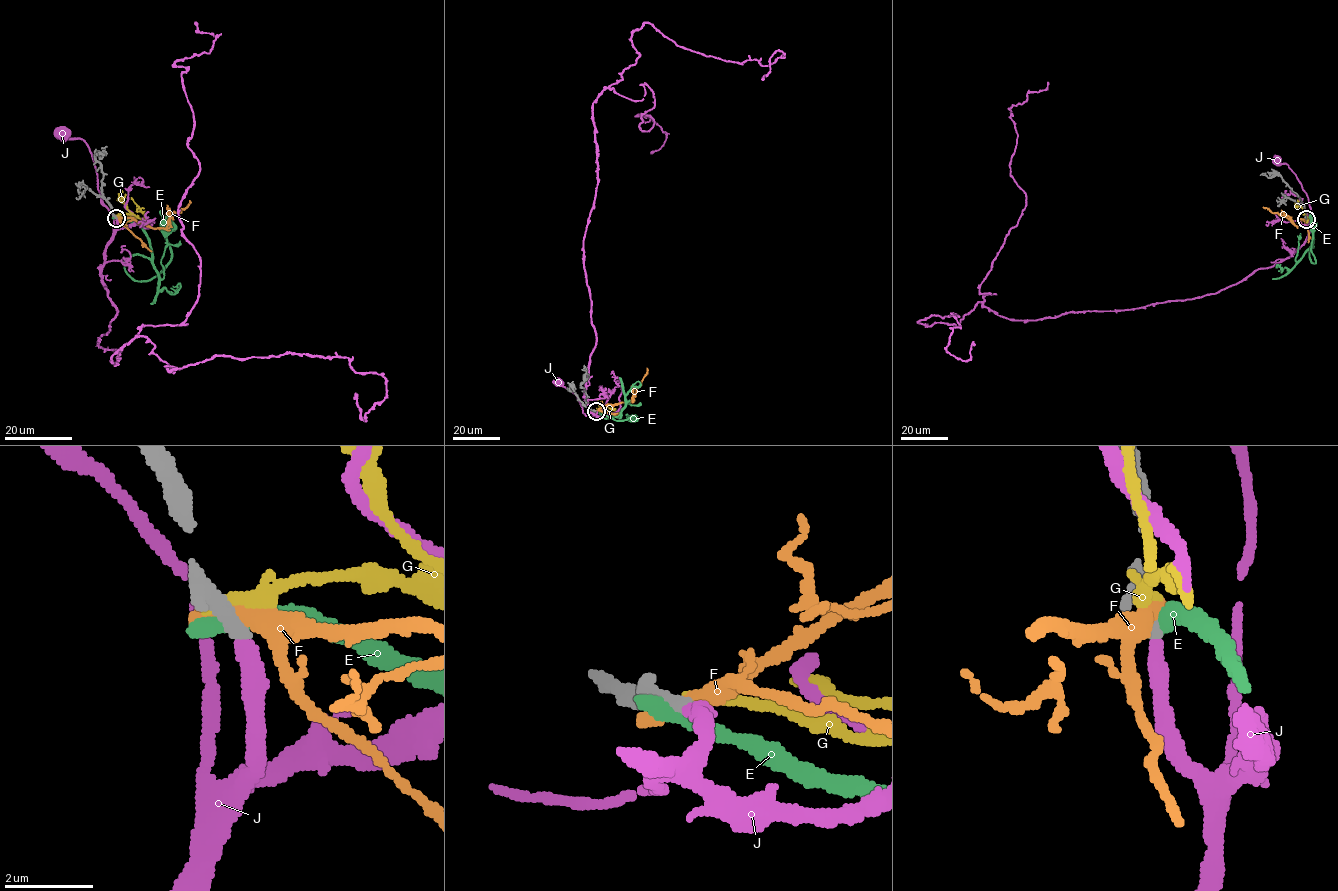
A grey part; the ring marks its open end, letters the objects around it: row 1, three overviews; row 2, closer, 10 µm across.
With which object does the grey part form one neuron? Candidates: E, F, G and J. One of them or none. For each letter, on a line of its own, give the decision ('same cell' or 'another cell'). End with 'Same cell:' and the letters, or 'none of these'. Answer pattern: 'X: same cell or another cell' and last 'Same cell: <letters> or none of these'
E: another cell
F: another cell
G: another cell
J: same cell
Same cell: J

